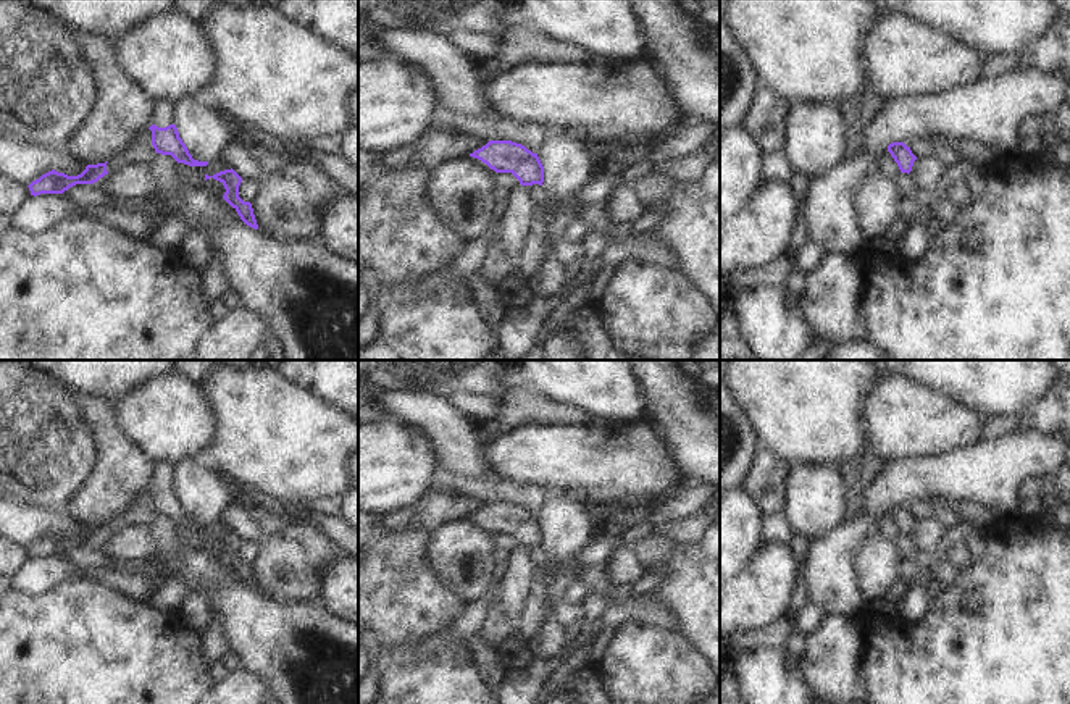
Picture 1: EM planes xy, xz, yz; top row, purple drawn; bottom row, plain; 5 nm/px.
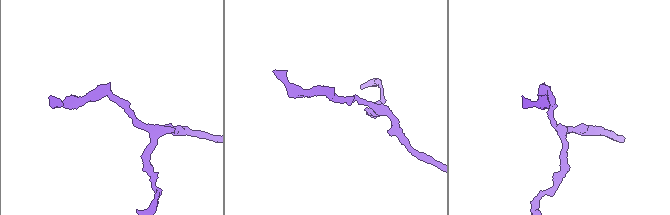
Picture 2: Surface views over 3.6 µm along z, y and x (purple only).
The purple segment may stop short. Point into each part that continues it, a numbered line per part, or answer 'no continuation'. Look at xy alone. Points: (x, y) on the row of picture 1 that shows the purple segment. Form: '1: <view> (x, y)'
1: xy (165, 115)

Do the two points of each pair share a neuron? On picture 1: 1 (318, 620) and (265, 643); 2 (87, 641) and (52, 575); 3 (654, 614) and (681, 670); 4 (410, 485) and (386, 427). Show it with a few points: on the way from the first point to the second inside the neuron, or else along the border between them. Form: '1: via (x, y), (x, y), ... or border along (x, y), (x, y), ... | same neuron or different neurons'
1: via (305, 627), (299, 627), (284, 641), (278, 641) | same neuron
2: border along (75, 577), (41, 595), (20, 593) | different neurons
3: border along (623, 624), (635, 622), (664, 627), (672, 632) | different neurons
4: via (396, 470), (389, 464), (389, 441) | same neuron

